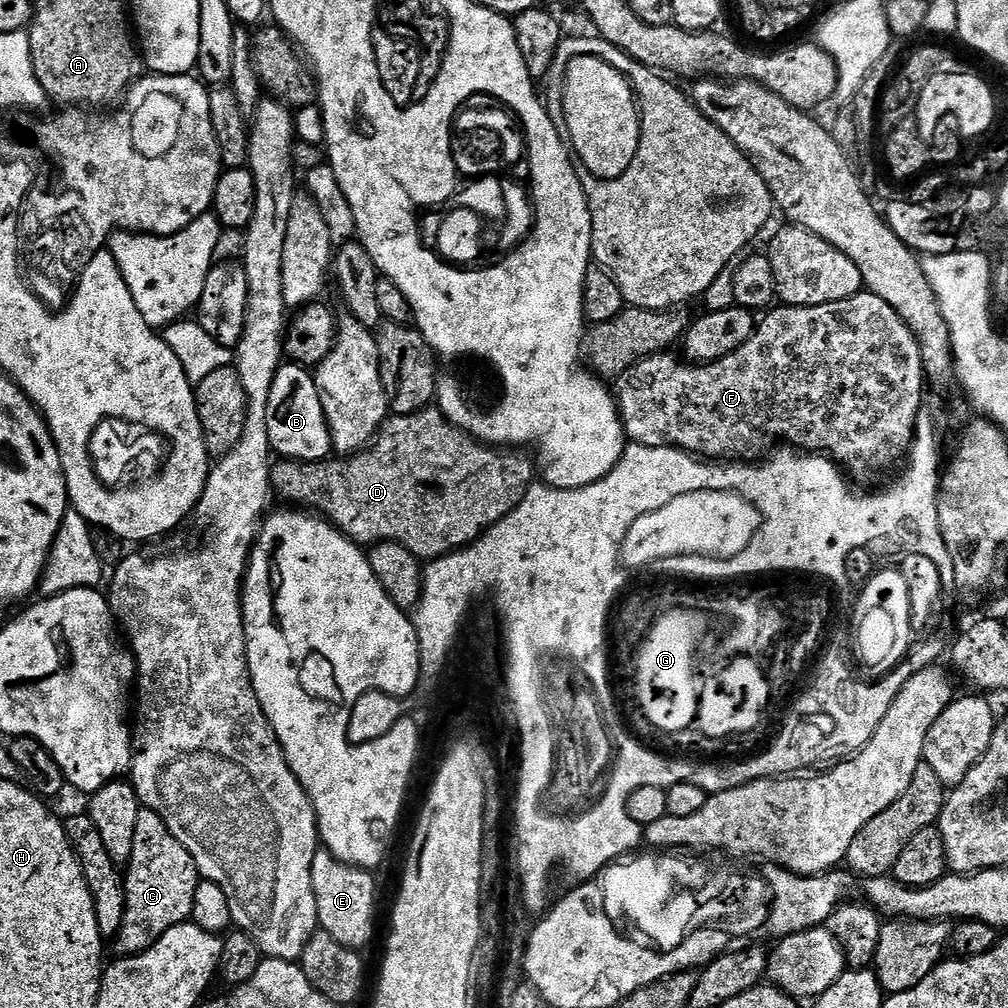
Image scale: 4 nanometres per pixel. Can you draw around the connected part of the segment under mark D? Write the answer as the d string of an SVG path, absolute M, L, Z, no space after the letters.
M421 410L408 416L395 416L388 418L382 425L382 431L375 437L374 443L367 450L361 450L347 458L329 458L323 462L300 462L296 468L296 488L300 496L308 500L307 507L323 514L323 517L335 524L350 540L355 540L361 546L371 546L381 542L404 544L421 562L437 560L457 548L464 548L469 543L484 535L492 525L498 523L504 516L510 515L522 502L529 488L534 483L534 460L527 456L527 451L517 450L512 446L489 446L479 442L475 437L469 436L462 429L457 428L444 416L440 410Z

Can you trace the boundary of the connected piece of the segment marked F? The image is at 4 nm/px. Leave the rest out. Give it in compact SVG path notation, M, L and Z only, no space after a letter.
M867 290L822 306L796 308L776 306L765 320L761 319L757 323L756 331L746 343L735 348L730 355L724 356L721 360L709 360L697 366L683 359L680 361L678 357L671 356L673 353L667 350L638 361L619 381L621 384L620 392L618 391L618 407L624 435L631 443L643 444L646 448L683 448L684 451L701 458L748 458L751 457L751 452L758 451L767 440L784 440L780 442L787 442L803 451L830 455L843 469L849 473L852 471L856 476L872 476L876 470L892 467L905 455L913 441L915 422L922 400L919 400L919 390L906 376L910 360L905 350L913 349L915 344L911 330L896 313L895 308Z

